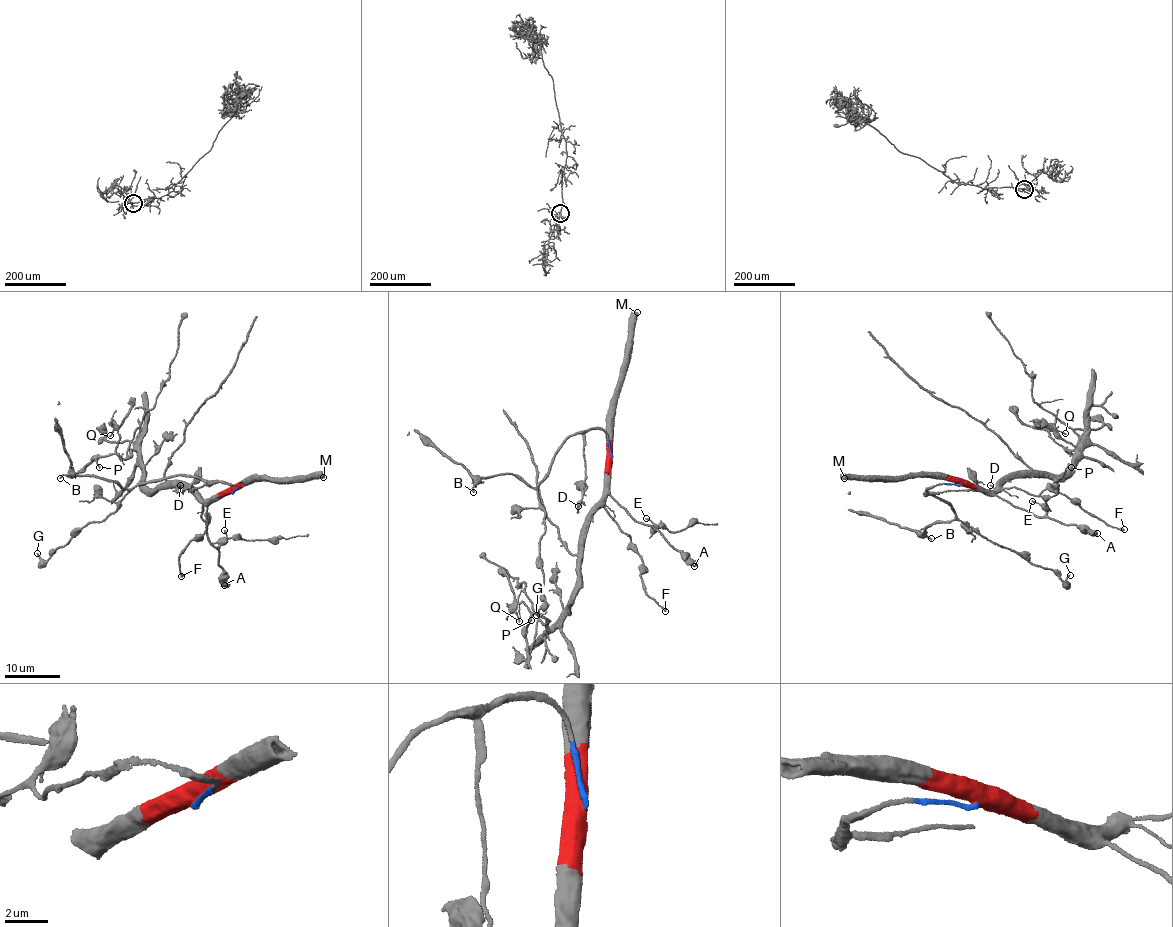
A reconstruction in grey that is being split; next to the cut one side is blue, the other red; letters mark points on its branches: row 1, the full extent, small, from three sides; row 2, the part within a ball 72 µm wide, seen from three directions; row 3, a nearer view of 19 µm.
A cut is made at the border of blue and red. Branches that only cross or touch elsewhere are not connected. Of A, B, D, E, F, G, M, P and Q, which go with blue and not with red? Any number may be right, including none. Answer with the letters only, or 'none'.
B, D, G

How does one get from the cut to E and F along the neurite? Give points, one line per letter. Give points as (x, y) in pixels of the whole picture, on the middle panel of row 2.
E: (611, 457), (610, 497), (626, 512), (654, 530), (655, 526), (646, 518)
F: (611, 457), (605, 508), (629, 535), (631, 550), (642, 561), (641, 577), (645, 595), (665, 611)

